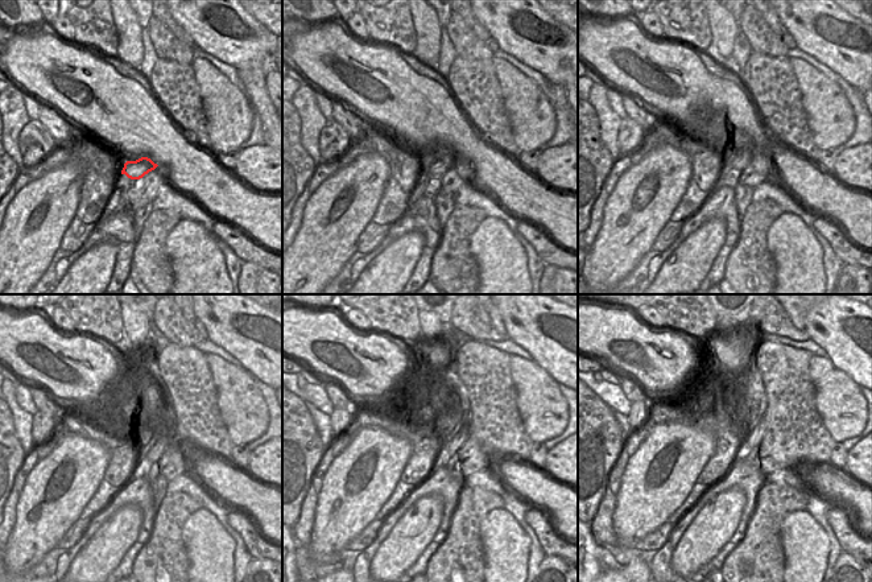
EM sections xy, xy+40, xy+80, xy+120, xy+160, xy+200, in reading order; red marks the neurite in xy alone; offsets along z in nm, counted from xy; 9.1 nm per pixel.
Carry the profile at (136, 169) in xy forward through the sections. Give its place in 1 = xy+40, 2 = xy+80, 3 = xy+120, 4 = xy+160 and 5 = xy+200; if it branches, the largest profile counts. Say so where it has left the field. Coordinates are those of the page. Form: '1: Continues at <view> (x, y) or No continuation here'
1: Continues at xy+40 (445, 159)
2: Continues at xy+80 (742, 156)
3: Continues at xy+120 (152, 449)
4: Continues at xy+160 (457, 438)
5: Continues at xy+200 (755, 434).

